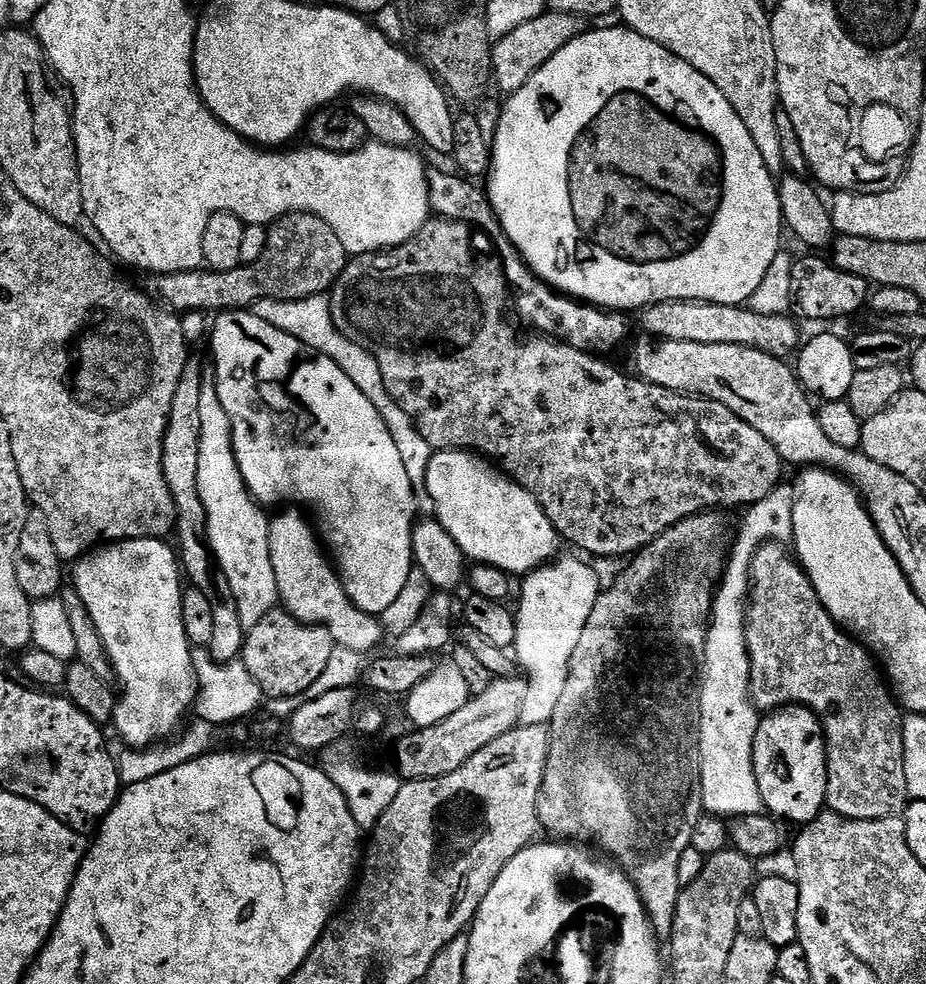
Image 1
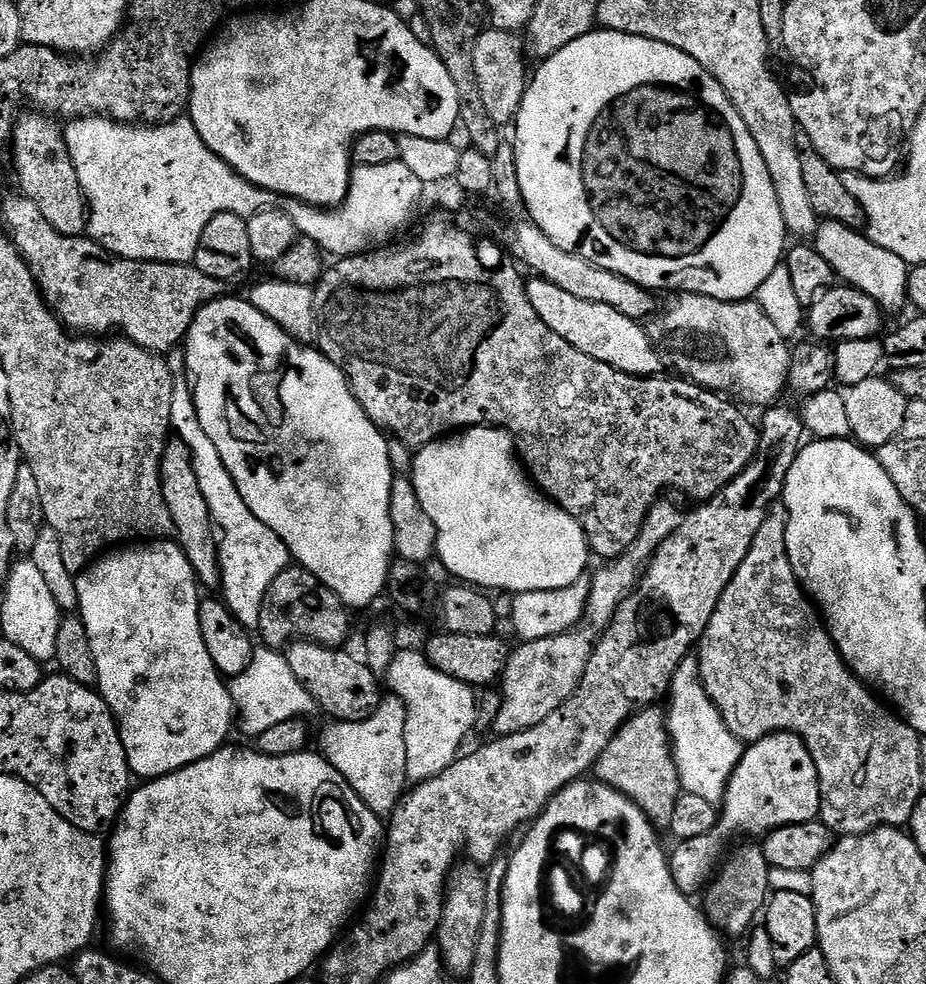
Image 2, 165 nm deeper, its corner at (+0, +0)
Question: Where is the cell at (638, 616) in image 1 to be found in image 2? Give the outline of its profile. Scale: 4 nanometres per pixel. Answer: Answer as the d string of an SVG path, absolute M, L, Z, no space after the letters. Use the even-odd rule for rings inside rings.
M645 706L629 718L614 734L606 750L602 750L594 776L603 784L609 784L614 790L629 796L657 829L667 829L674 818L674 806L678 806L682 789L678 766L672 757L672 738L668 735L665 709Z

